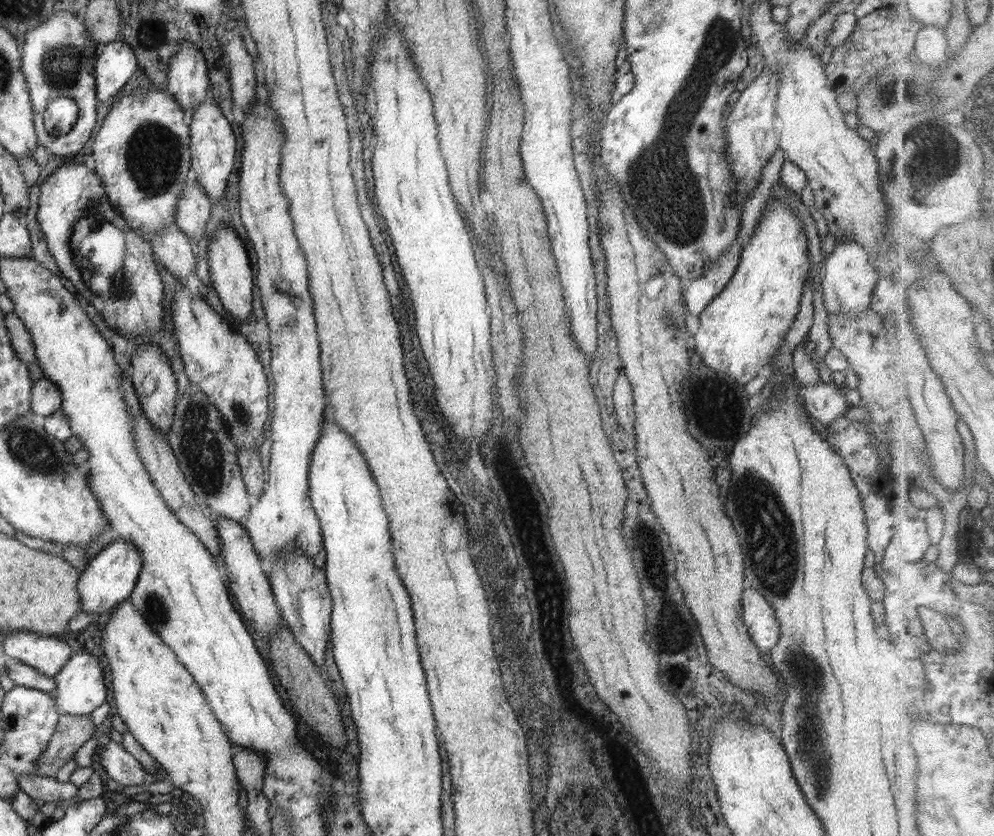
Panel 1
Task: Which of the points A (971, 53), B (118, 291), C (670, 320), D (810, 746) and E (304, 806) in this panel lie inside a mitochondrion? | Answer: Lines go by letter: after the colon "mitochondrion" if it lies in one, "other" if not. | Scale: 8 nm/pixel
A: other
B: mitochondrion
C: mitochondrion
D: mitochondrion
E: other

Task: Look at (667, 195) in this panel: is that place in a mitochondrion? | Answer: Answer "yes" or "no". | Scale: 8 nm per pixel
yes

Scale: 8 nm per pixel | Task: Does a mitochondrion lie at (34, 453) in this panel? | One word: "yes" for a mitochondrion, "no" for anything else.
yes

